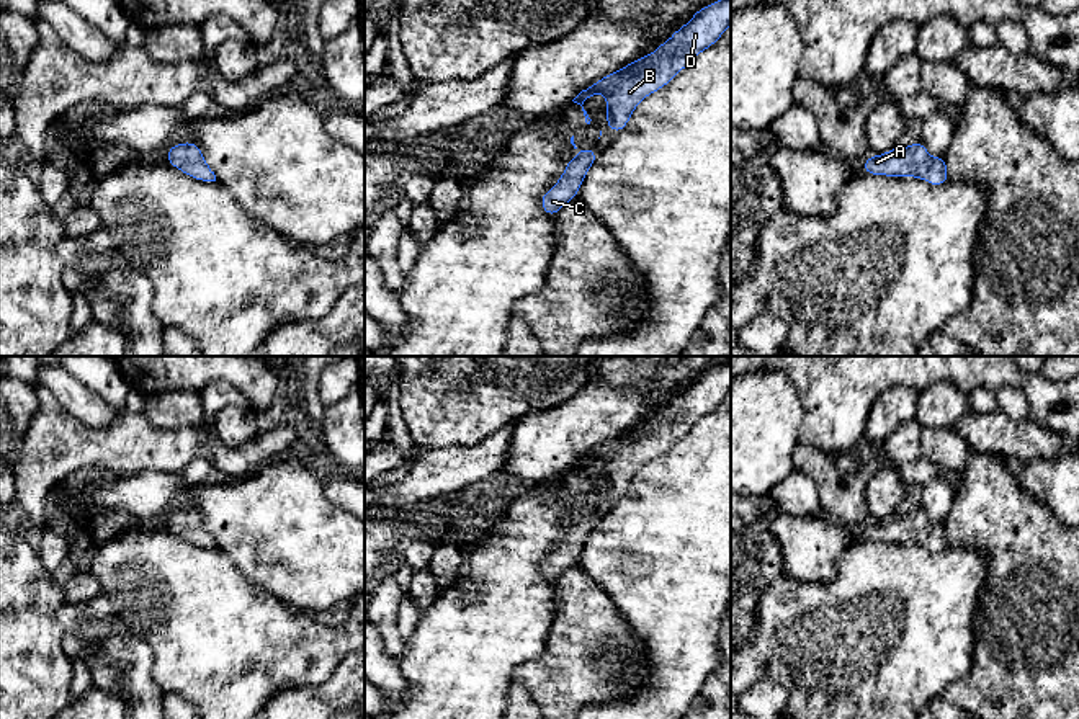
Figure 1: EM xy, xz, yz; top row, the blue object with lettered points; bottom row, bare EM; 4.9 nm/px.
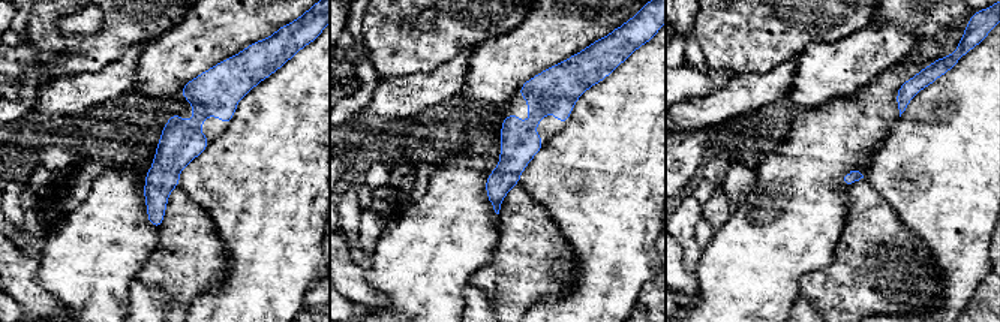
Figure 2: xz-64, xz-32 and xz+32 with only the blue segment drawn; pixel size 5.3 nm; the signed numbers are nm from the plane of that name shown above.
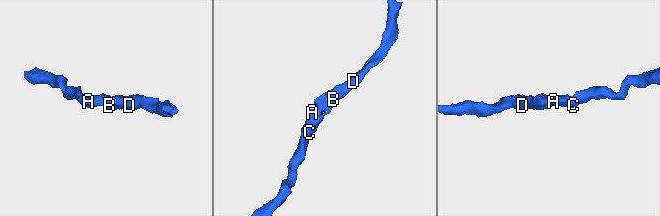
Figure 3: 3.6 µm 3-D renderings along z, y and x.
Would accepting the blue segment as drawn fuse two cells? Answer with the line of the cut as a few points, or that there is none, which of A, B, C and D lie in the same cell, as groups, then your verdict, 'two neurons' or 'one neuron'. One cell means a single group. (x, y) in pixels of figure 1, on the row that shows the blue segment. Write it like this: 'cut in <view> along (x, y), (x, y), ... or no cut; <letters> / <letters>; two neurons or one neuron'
no cut; A B C D; one neuron

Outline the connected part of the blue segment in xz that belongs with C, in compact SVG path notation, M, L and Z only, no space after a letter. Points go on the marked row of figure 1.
M577 149L579 155L567 162L557 183L541 196L541 208L548 216L556 216L559 209L572 201L598 154L593 149Z

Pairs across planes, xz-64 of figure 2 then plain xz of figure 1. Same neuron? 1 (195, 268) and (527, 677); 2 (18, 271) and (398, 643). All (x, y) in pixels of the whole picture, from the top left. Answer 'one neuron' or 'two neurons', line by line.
1: one neuron
2: two neurons

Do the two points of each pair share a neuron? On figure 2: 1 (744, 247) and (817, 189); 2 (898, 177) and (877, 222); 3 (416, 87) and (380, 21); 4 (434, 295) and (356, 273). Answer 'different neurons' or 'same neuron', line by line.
1: same neuron
2: different neurons
3: different neurons
4: different neurons

